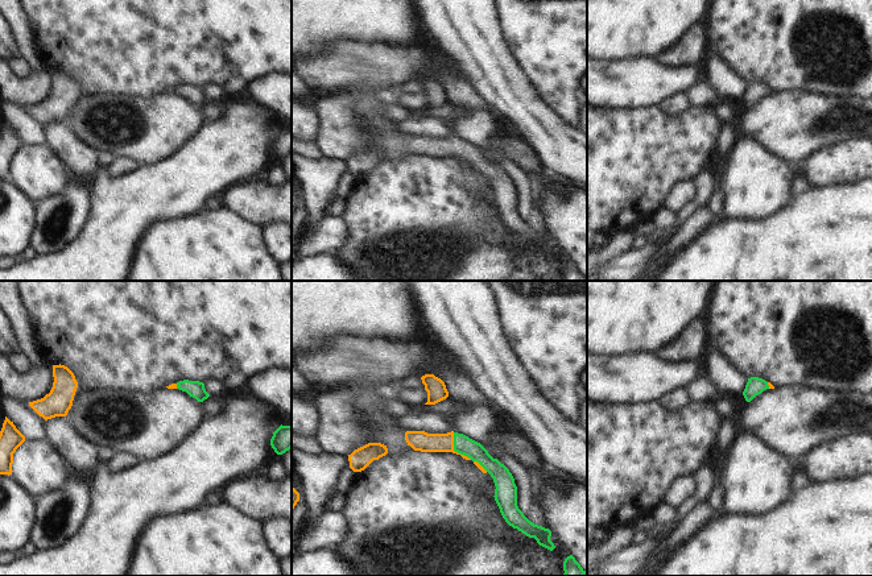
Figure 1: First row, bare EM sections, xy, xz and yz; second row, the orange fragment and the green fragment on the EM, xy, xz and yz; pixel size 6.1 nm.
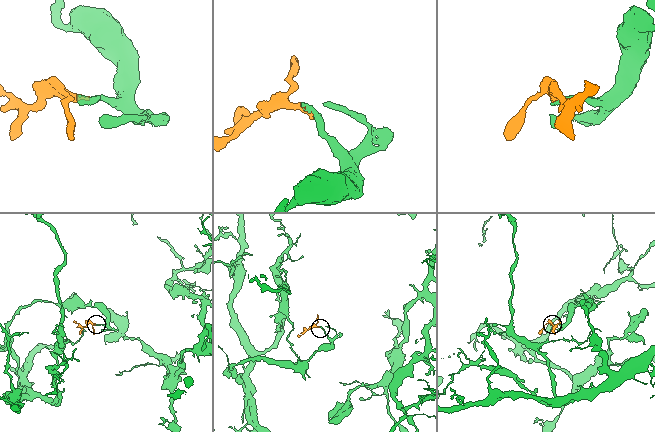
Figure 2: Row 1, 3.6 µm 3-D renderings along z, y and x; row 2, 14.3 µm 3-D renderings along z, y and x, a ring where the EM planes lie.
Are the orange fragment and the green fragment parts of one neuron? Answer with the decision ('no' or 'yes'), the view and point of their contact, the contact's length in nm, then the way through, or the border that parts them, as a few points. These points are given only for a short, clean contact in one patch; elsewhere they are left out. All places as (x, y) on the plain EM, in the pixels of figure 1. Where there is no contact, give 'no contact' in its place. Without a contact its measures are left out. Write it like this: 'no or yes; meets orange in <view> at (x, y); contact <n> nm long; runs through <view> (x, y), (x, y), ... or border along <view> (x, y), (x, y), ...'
yes; meets orange in xz at (453, 154); contact 200 nm long; runs through xz (420, 145), (445, 146), (453, 154), (458, 149), (463, 149)

